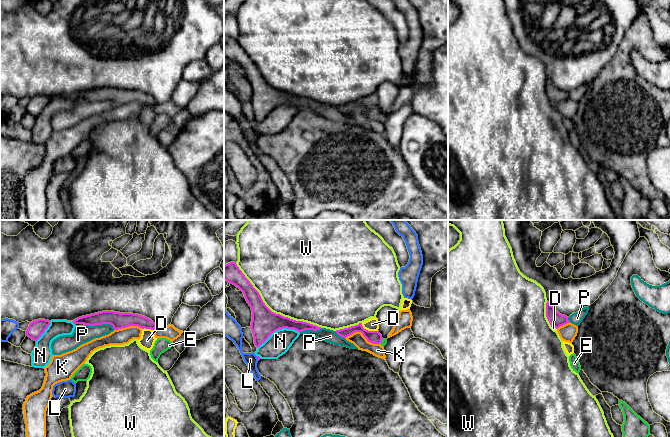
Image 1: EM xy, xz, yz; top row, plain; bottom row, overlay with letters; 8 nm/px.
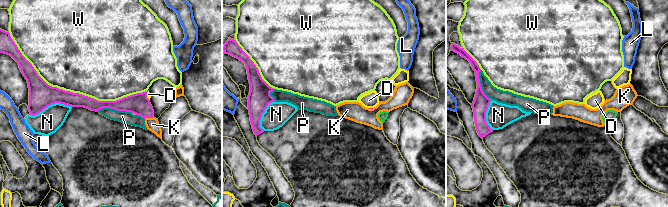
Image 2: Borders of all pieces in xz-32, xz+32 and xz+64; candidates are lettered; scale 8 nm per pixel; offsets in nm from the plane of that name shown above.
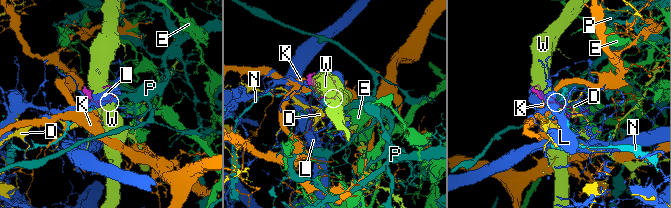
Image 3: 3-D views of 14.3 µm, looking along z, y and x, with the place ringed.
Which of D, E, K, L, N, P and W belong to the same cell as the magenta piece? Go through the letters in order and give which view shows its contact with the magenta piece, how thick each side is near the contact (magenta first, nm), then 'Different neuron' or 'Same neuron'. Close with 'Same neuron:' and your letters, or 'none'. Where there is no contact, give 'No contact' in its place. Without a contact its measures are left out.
D: Touches magenta in xz. Thickness 100 nm (magenta) against 100 nm. Different neuron
E: Touches magenta in xz. Thickness 100 nm (magenta) against 50 nm. Same neuron
K: Touches magenta in xz. Thickness 100 nm (magenta) against 110 nm. Different neuron
L: Touches magenta in xz. Thickness 20 nm (magenta) against 110 nm. Different neuron
N: Touches magenta in xz. Thickness 220 nm (magenta) against 180 nm. Different neuron
P: Touches magenta in xy. Thickness 130 nm (magenta) against 140 nm. Different neuron
W: Touches magenta in xz. Thickness 220 nm (magenta) against 480 nm. Different neuron
Same neuron: E

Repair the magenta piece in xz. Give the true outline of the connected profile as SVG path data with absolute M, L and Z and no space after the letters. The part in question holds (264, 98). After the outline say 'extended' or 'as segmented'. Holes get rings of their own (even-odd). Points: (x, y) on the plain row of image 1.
M235 38L224 41L224 56L238 63L251 83L252 97L250 104L257 124L279 105L294 105L299 109L305 106L317 107L321 105L316 101L296 97L272 88Z | as segmented

